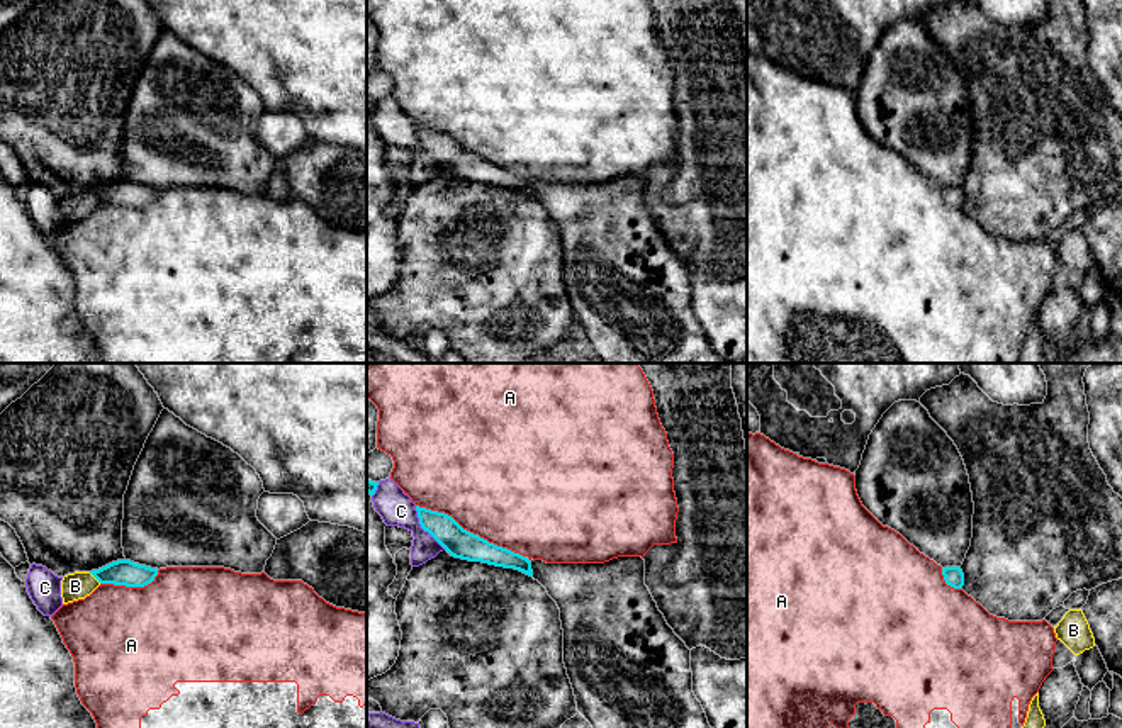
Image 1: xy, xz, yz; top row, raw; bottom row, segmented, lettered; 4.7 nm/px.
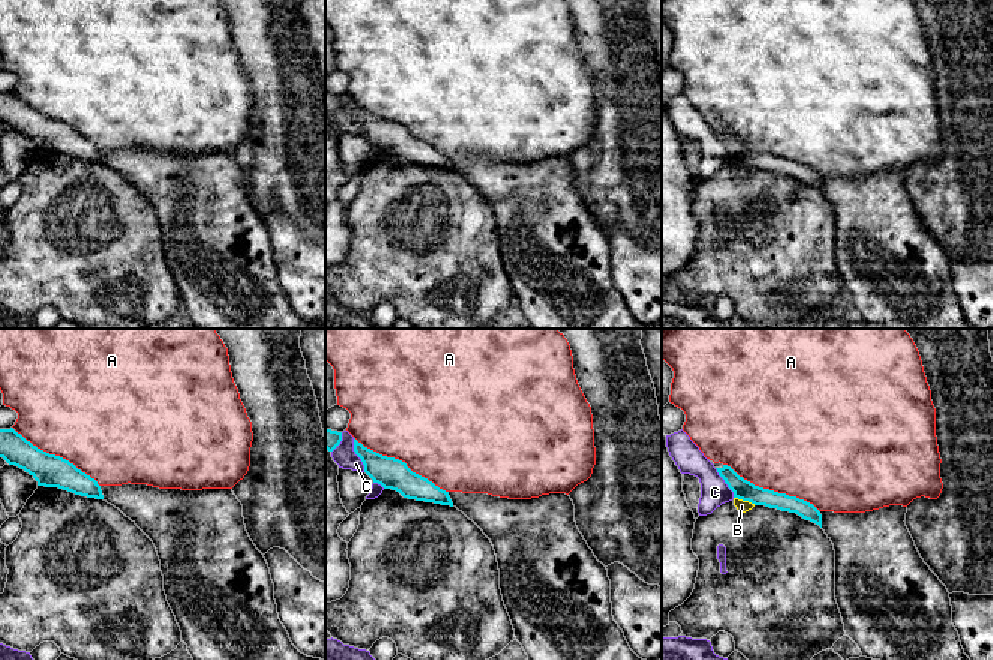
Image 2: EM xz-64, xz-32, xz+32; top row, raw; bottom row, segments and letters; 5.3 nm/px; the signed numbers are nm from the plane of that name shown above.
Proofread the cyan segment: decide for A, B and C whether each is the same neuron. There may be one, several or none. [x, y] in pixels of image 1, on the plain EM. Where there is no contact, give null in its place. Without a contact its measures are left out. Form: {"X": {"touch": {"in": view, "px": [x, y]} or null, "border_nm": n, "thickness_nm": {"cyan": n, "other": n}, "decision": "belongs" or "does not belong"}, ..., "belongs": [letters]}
{"A": {"touch": {"in": "xz", "px": [469, 151]}, "border_nm": 600, "thickness_nm": {"cyan": 140, "other": 500}, "decision": "does not belong"}, "B": {"touch": {"in": "xy", "px": [95, 197]}, "border_nm": 80, "thickness_nm": {"cyan": 130, "other": 130}, "decision": "does not belong"}, "C": {"touch": {"in": "xz", "px": [423, 148]}, "border_nm": 260, "thickness_nm": {"cyan": 140, "other": 160}, "decision": "does not belong"}, "belongs": []}

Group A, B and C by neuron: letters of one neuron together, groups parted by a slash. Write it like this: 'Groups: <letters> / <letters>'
Groups: A / B / C

